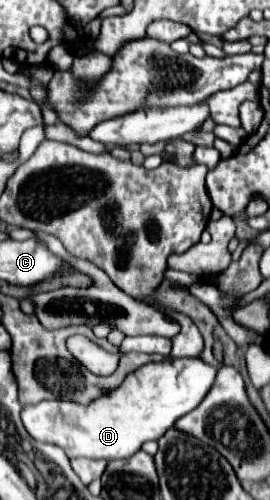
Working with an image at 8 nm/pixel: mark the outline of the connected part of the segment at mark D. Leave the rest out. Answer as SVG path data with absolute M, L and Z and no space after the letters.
M166 359L128 373L116 391L90 401L90 405L62 399L28 405L22 409L22 423L36 441L62 447L70 459L128 459L140 451L142 443L160 439L174 421L196 409L214 377L216 369L202 359Z

